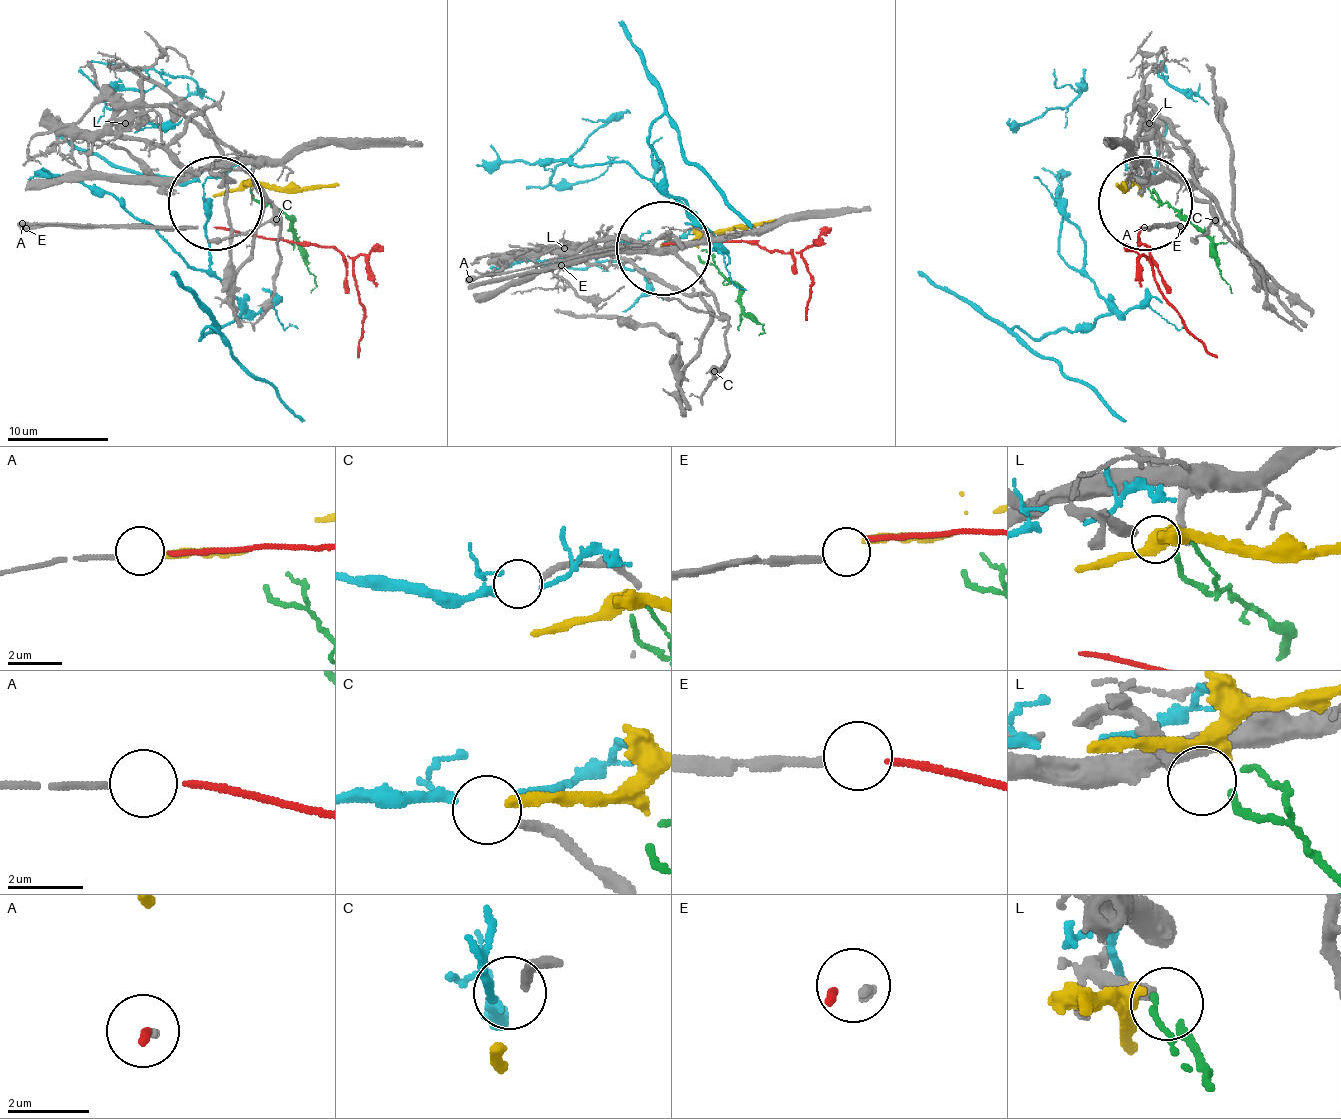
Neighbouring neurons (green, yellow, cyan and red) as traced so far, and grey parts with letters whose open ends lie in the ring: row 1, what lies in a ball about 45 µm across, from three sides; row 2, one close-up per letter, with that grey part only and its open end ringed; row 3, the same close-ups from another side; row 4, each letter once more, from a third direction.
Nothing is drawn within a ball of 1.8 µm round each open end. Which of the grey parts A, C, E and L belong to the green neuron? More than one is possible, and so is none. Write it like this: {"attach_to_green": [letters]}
{"attach_to_green": ["L"]}

